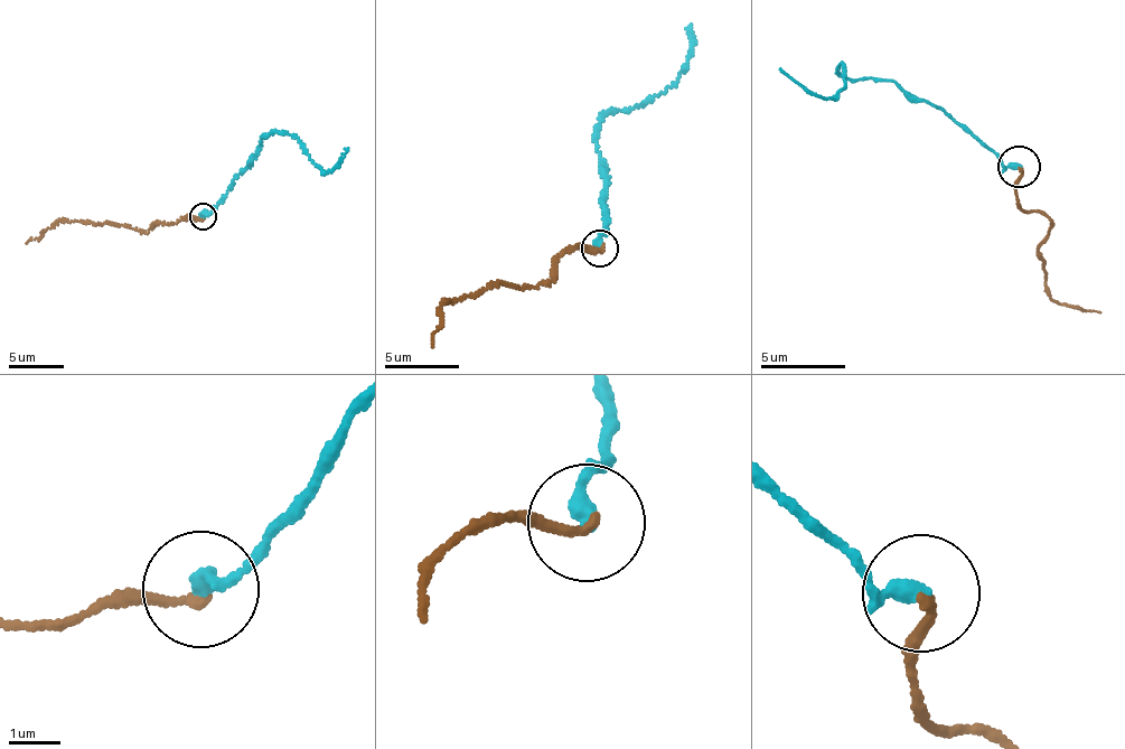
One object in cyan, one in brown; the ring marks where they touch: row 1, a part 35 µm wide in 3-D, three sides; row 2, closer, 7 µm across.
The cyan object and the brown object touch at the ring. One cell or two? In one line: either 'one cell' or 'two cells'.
one cell

